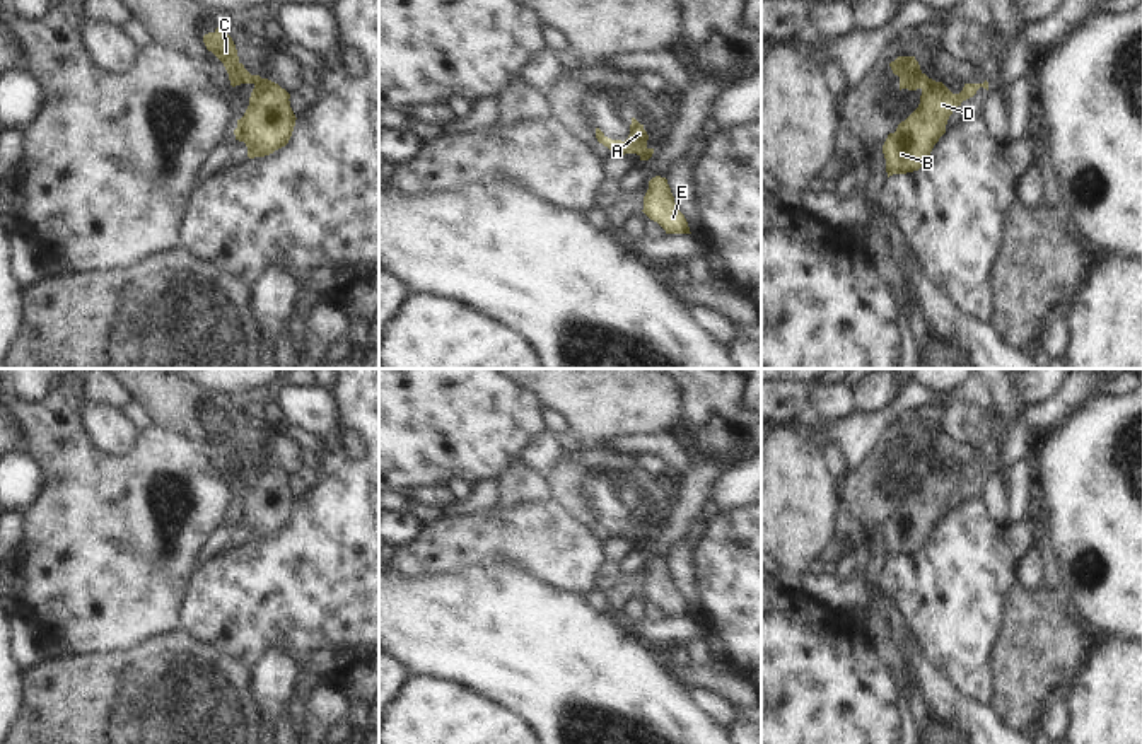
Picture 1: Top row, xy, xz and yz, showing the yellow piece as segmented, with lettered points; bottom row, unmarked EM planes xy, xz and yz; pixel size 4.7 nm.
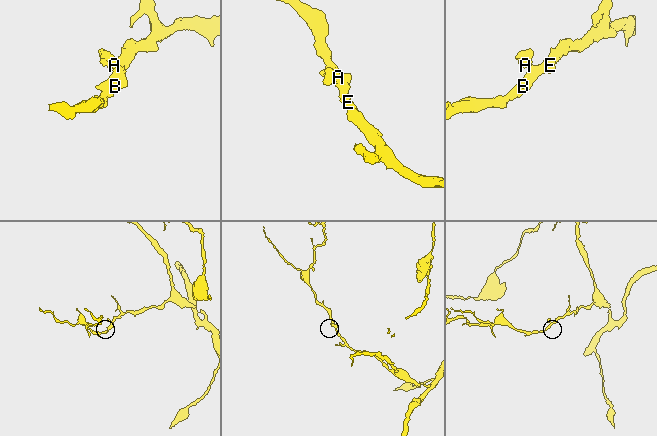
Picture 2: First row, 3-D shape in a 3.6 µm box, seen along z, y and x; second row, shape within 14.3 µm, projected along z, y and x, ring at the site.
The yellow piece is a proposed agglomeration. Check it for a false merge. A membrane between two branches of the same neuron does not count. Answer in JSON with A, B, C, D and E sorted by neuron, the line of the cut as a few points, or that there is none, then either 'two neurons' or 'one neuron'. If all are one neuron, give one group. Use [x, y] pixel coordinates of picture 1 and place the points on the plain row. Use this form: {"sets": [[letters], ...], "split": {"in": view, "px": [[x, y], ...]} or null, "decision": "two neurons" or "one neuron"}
{"sets": [["A", "C"], ["B", "D", "E"]], "split": {"in": "yz", "px": [[929, 461], [920, 470]]}, "decision": "two neurons"}

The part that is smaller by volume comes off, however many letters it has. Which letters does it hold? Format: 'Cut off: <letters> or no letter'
Cut off: A, C

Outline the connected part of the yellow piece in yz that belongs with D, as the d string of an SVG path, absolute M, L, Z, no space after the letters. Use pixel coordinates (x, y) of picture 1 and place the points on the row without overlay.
M929 461L922 469L918 490L888 517L883 527L888 560L918 553L946 515L953 493L980 469L988 473L988 464L964 466L959 476L953 476L942 464Z

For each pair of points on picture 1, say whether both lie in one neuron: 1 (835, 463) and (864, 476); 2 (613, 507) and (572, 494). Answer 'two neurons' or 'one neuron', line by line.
1: two neurons
2: one neuron

